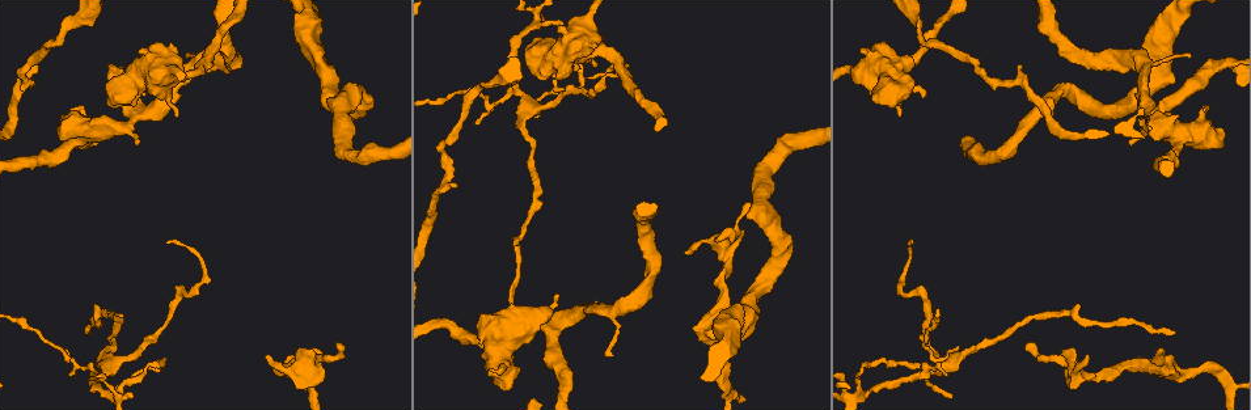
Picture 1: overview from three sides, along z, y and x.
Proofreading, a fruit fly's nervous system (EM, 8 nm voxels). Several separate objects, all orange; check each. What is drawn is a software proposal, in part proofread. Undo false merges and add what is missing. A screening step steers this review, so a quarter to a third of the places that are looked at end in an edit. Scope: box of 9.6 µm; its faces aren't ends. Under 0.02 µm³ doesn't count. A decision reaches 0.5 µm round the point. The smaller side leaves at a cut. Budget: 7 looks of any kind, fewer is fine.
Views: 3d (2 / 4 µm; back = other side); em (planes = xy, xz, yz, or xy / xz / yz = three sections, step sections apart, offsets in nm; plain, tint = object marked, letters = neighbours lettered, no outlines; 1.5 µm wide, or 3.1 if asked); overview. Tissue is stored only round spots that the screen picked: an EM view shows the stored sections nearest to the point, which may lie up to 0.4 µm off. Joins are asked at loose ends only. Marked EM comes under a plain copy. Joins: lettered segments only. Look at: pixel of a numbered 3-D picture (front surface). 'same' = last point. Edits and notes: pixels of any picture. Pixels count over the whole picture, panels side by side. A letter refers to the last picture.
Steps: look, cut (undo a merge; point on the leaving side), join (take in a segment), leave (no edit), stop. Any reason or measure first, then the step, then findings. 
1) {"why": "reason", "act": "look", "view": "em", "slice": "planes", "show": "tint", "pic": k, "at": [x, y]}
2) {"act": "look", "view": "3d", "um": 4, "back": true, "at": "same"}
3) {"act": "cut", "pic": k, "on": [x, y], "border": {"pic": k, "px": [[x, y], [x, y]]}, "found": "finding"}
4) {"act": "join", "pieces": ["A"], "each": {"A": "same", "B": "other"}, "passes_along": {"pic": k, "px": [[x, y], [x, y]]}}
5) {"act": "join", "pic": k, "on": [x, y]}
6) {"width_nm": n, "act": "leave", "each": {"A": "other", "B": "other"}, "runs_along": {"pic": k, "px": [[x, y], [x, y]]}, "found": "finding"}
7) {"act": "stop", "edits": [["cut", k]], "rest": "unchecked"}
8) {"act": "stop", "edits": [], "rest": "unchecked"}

{"why": "tapers out", "act": "look", "view": "em", "slice": "xy", "step": 8, "show": "tint", "pic": 1, "at": [1019, 68]}

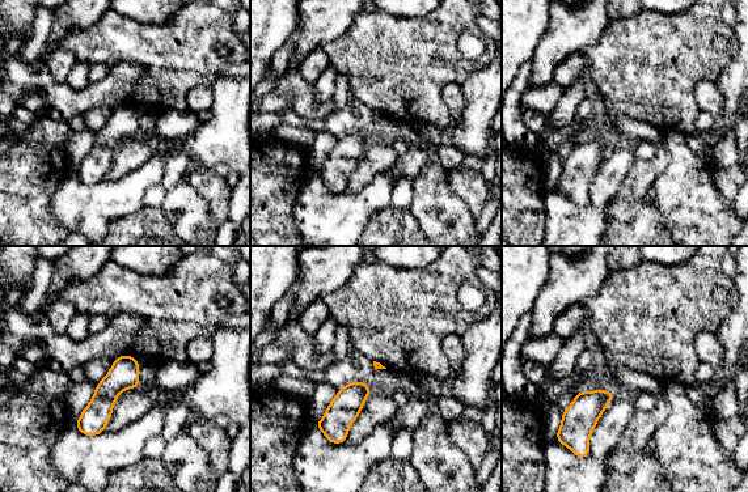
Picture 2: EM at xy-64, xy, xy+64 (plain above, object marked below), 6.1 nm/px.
{"act": "look", "view": "em", "slice": "xy", "step": 8, "show": "letters", "at": "same"}

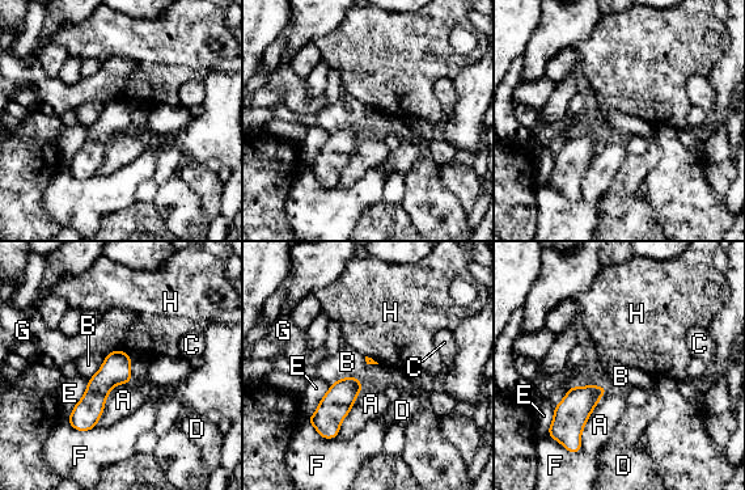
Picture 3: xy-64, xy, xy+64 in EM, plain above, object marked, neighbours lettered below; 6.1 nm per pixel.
{"width_nm": 100, "act": "leave", "each": {"A": "other", "B": "other", "C": "other", "D": "other", "E": "other", "F": "other", "G": "other", "H": "other"}, "runs_along": {"pic": 3, "px": [[125, 357], [98, 387], [77, 426]]}, "found": "none of them fits"}

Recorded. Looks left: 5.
{"act": "look", "view": "em", "slice": "planes", "show": "letters", "pic": 1, "at": [1204, 108]}

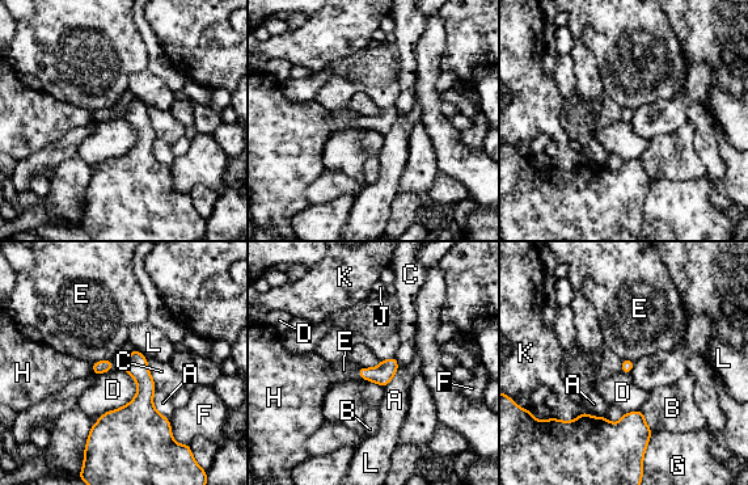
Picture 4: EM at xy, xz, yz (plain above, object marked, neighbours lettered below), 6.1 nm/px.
{"act": "leave", "each": {"A": "other", "B": "other", "C": "other", "D": "other", "E": "other", "F": "other", "G": "other", "H": "other", "J": "other", "K": "other", "L": "other"}, "border": {"pic": 4, "px": [[109, 358], [92, 363]]}, "found": "none of them fits"}

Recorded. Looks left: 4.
{"why": "thick end", "act": "look", "view": "3d", "um": 2, "pic": 1, "at": [1128, 142]}

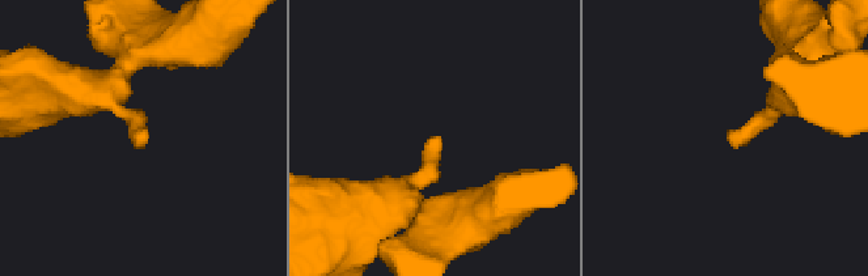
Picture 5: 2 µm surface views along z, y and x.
{"why": "now the EM", "act": "look", "view": "em", "slice": "yz", "step": 8, "show": "letters", "pic": 5, "at": [727, 139]}

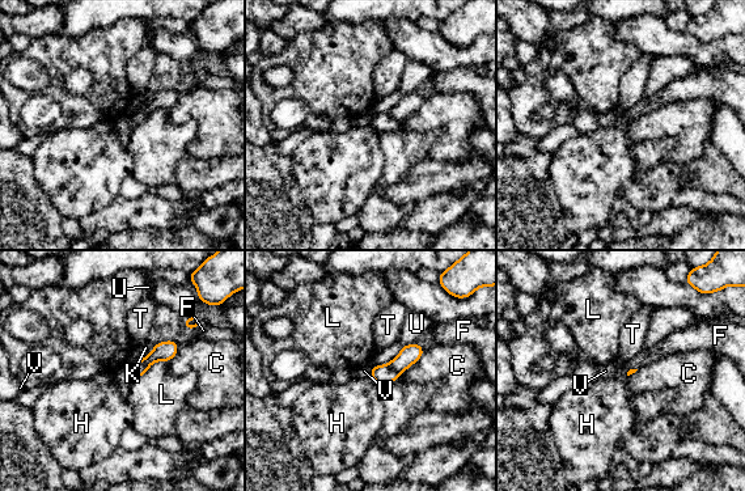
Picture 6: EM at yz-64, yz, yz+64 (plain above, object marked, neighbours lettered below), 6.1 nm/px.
{"act": "leave", "each": {"C": "other", "F": "other", "H": "other", "K": "other", "L": "other", "T": "other", "U": "other", "V": "other"}, "found": "none of them fits"}

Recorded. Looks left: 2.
{"act": "stop", "edits": [], "rest": "unchecked"}

